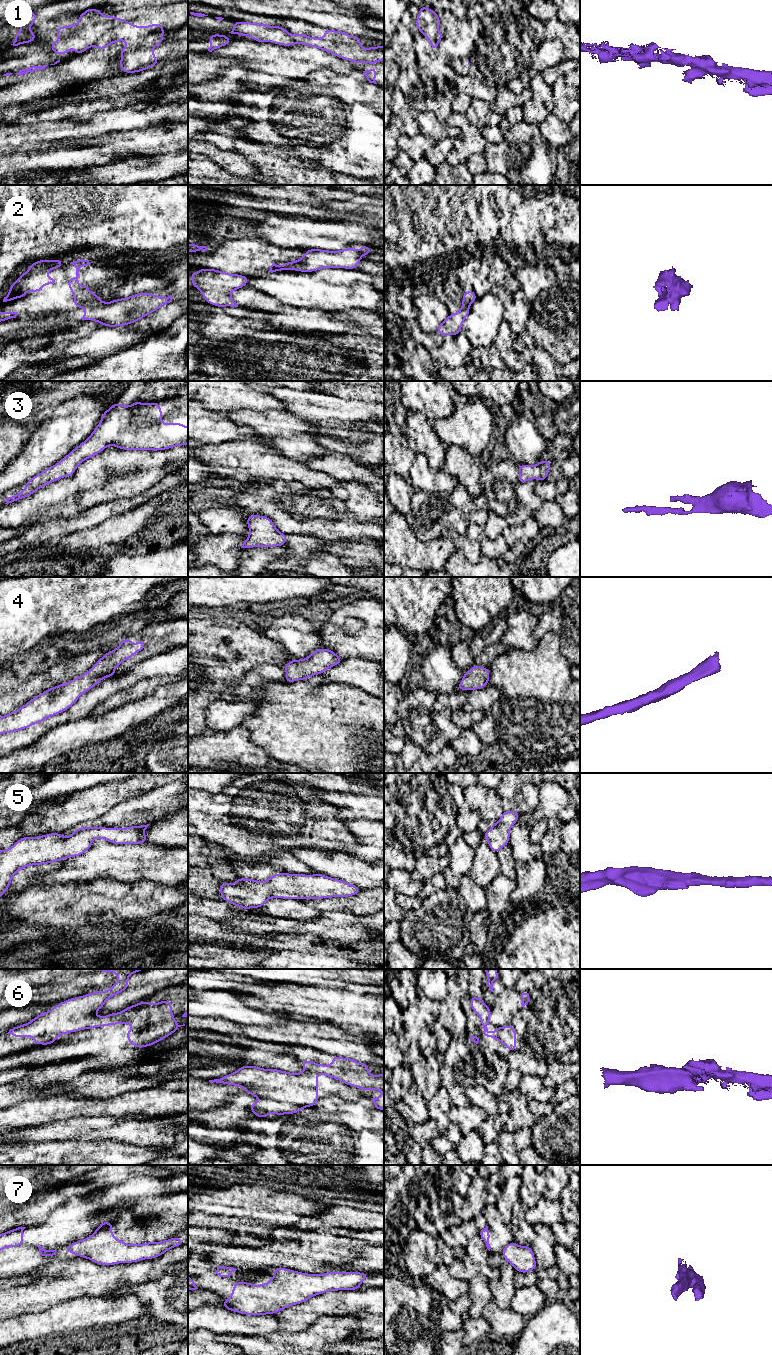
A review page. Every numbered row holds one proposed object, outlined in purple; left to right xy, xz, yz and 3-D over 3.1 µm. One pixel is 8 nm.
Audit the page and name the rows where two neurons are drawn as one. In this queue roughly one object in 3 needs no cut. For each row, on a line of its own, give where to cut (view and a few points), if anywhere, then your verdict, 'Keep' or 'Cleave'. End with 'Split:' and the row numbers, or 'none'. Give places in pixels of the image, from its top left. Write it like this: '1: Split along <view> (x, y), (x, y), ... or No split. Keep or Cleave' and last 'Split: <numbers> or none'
1: Split along xy (122, 19), (113, 24), (92, 45). Cleave
2: Split along xy (99, 302), (96, 305), (84, 306). Cleave
3: No split. Keep
4: No split. Keep
5: No split. Keep
6: Split along xz (305, 1069), (319, 1074). Cleave
7: Split along xy (39, 1248), (44, 1250). Cleave
Split: 1, 2, 6, 7

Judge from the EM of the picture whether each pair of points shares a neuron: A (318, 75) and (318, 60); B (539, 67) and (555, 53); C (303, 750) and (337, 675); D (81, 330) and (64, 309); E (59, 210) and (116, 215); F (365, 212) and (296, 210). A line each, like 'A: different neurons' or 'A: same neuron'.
A: different neurons
B: same neuron
C: different neurons
D: different neurons
E: same neuron
F: same neuron

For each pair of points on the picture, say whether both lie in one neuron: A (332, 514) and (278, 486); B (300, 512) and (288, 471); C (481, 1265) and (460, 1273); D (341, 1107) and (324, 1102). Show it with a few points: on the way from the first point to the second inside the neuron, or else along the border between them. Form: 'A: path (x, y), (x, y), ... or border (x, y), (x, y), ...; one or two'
A: path (319, 514), (302, 510), (291, 499); one
B: border (288, 482), (300, 482), (314, 488); two
C: path (476, 1265), (471, 1265), (465, 1269); one
D: path (337, 1104), (328, 1102); one

